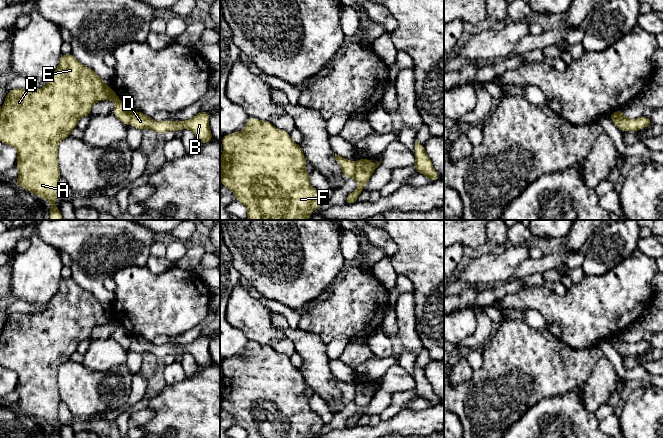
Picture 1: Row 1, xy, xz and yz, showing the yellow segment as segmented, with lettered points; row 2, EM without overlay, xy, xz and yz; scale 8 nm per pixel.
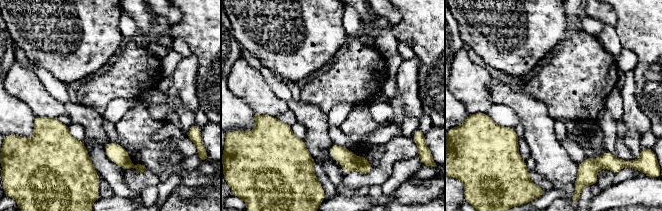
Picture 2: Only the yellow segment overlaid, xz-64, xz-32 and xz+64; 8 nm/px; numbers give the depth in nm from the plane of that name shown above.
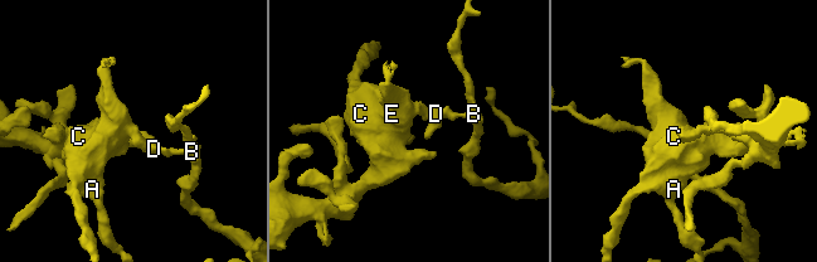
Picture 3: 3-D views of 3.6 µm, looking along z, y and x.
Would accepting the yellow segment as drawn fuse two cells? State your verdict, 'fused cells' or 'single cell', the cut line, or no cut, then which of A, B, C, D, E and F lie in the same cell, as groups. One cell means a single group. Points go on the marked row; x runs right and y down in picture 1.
fused cells; cut xz (356, 163), (352, 176); groups A C E F / B D

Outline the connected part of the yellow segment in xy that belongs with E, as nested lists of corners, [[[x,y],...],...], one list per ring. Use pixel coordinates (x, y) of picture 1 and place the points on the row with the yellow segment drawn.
[[[72,53],[61,55],[57,69],[44,87],[35,91],[18,88],[7,92],[0,109],[0,141],[13,146],[18,152],[15,166],[19,170],[19,176],[15,184],[51,204],[50,220],[64,220],[55,206],[58,181],[61,178],[58,145],[70,136],[82,117],[91,114],[92,106],[100,100],[114,101],[112,114],[123,124],[130,123],[132,111],[116,95],[114,89],[104,84],[91,68],[79,62]]]

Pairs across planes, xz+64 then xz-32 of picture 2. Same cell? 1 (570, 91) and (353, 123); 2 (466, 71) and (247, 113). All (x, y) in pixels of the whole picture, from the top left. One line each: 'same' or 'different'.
1: different
2: different

